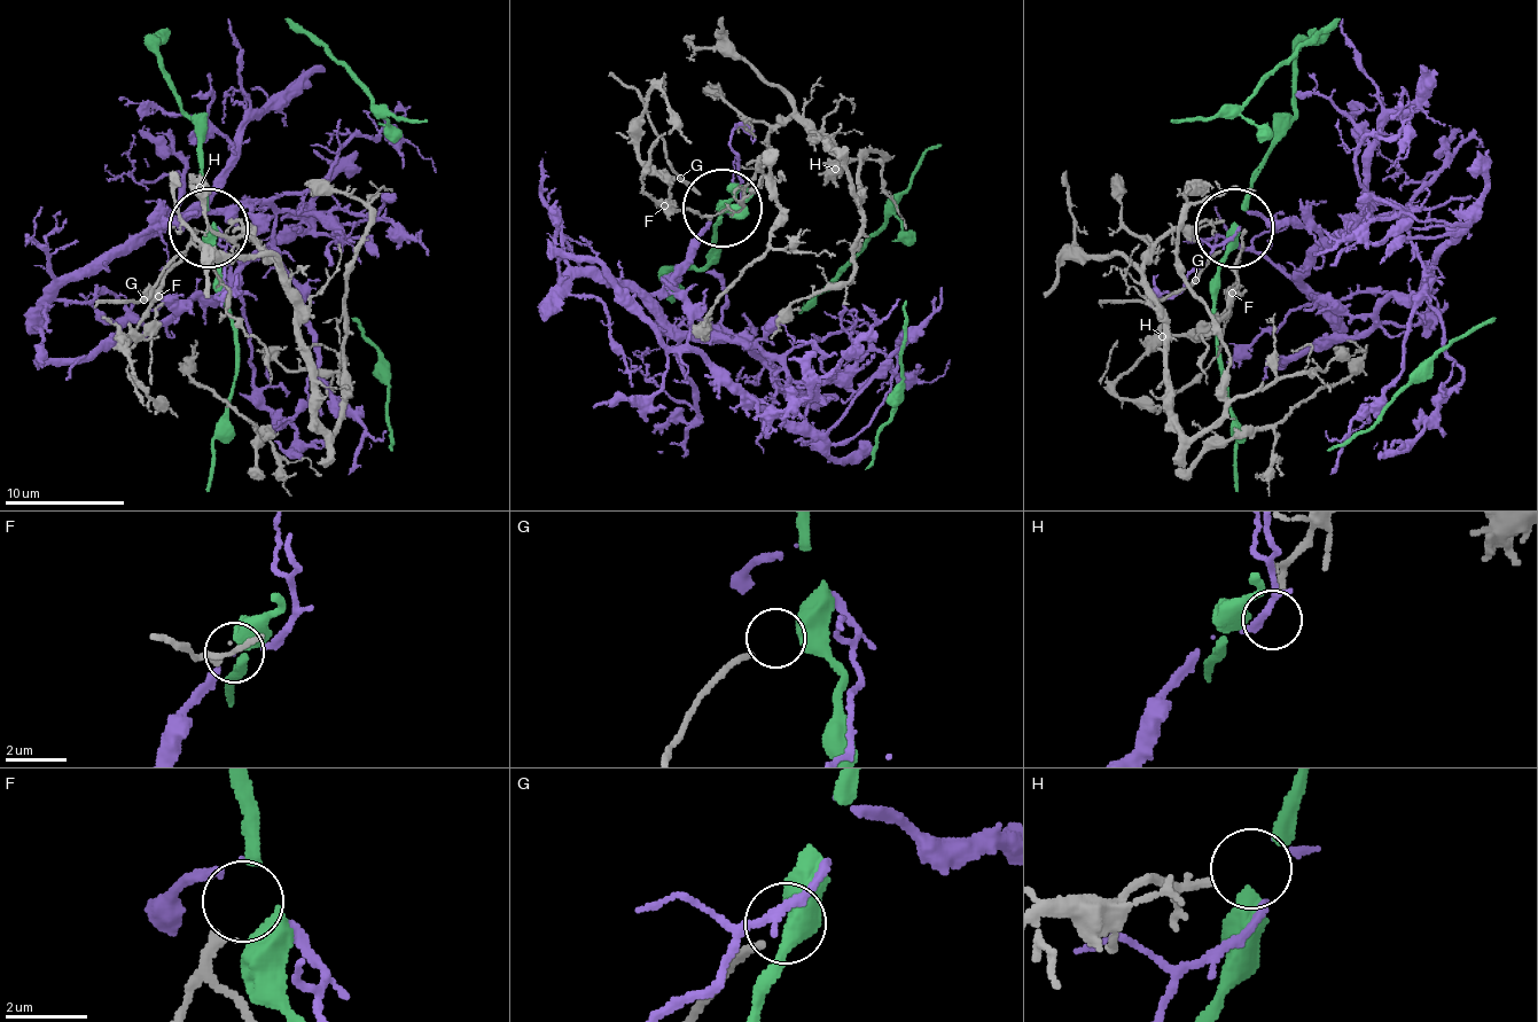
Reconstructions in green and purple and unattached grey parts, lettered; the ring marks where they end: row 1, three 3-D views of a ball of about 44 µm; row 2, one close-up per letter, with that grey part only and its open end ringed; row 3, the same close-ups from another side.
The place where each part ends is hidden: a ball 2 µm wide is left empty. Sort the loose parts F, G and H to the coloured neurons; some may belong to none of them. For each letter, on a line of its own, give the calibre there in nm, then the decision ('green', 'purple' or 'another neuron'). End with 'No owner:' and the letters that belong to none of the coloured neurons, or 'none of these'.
F: calibre 280 nm; purple
G: calibre 190 nm; green
H: calibre 150 nm; another neuron
No owner: H

